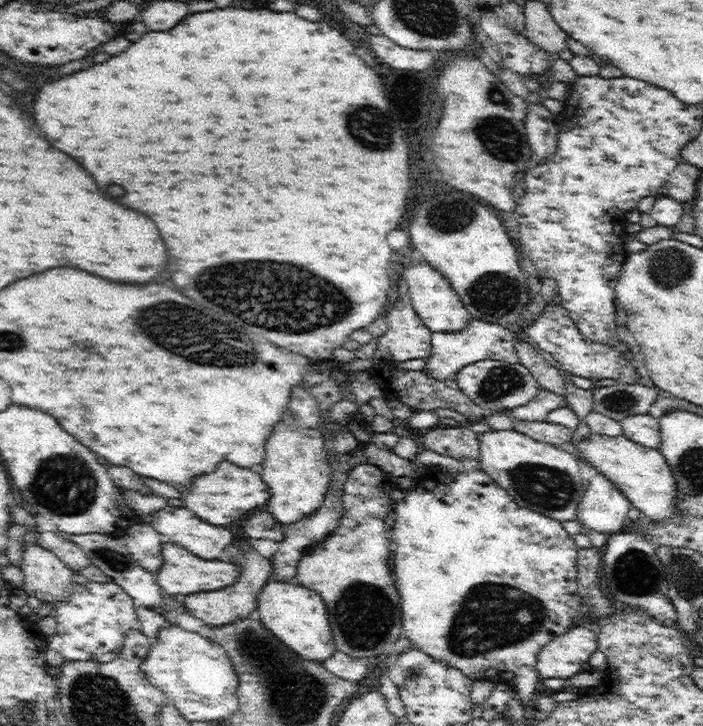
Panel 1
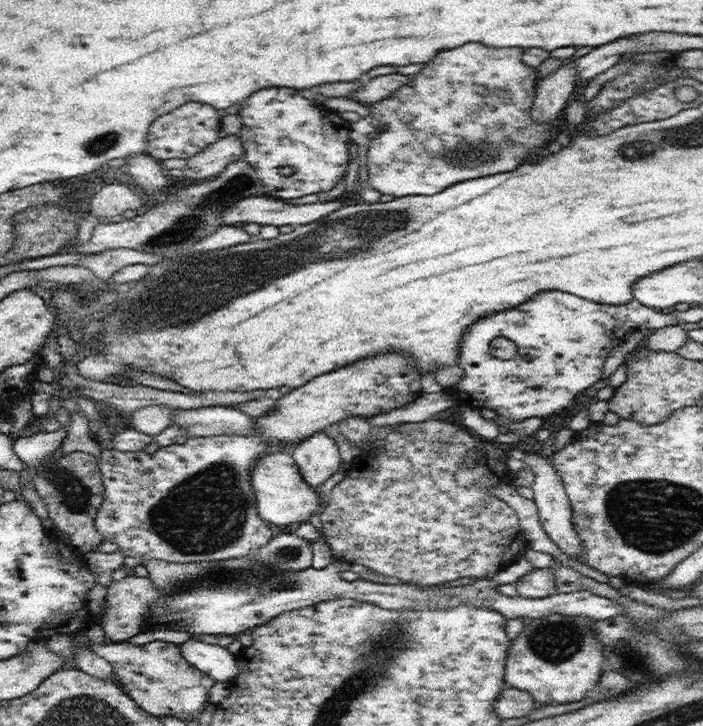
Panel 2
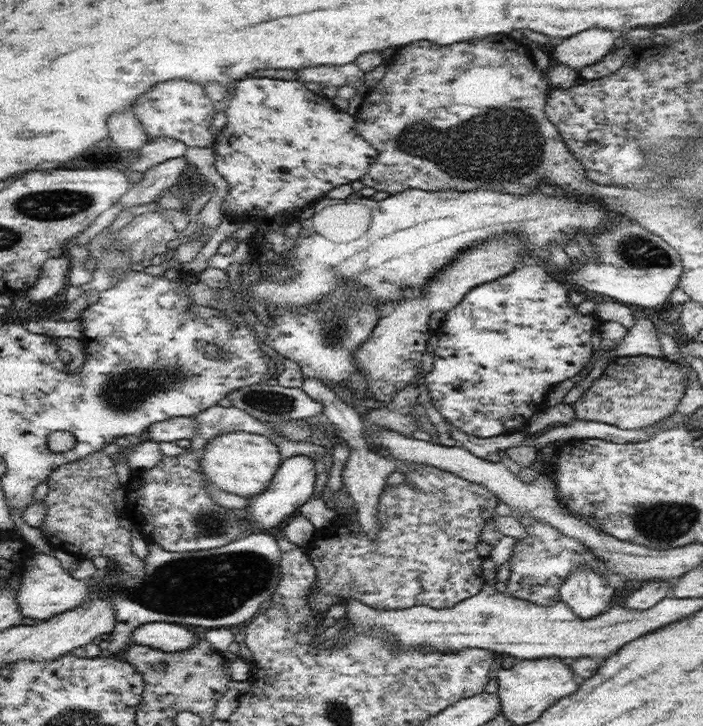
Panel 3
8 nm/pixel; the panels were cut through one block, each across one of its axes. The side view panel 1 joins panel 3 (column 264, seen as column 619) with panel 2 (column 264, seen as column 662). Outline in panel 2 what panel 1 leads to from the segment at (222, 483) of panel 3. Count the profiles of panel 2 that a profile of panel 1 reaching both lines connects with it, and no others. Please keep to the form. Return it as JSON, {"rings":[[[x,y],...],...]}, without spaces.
{"rings":[[[276,450],[267,452],[264,457],[258,457],[256,465],[250,471],[250,484],[254,488],[260,519],[270,525],[286,527],[300,524],[310,521],[310,516],[321,510],[320,494],[304,482],[290,451]]]}

